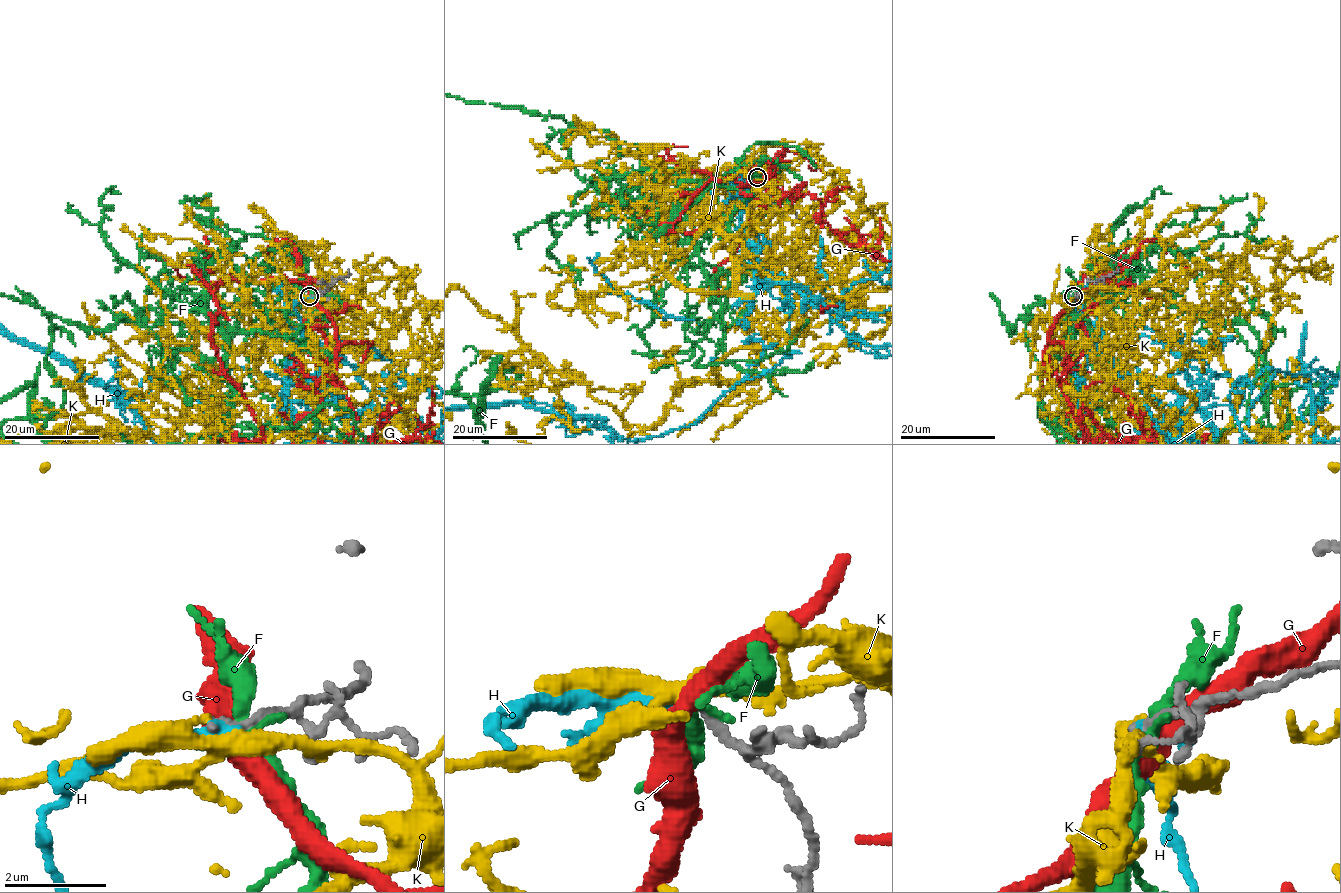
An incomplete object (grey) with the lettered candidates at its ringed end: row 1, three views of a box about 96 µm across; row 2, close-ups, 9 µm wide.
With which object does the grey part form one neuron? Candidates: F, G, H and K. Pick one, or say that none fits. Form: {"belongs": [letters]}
{"belongs": ["H"]}

